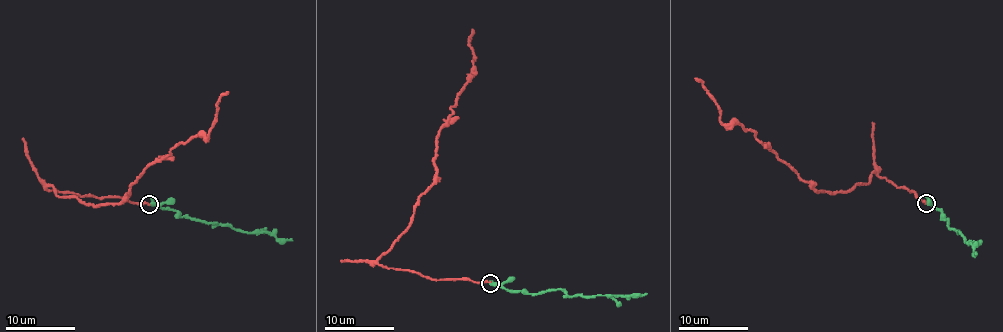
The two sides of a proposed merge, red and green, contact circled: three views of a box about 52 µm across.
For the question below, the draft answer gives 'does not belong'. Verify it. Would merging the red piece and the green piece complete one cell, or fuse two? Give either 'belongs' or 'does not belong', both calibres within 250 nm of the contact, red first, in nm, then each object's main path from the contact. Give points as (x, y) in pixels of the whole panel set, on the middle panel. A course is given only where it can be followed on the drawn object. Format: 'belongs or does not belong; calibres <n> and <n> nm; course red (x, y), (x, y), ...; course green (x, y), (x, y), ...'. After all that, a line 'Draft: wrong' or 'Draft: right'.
belongs; calibres 200 and 260 nm; course red (490, 282), (432, 279), (382, 267), (377, 258), (409, 226), (436, 174), (435, 140), (468, 80), (473, 29); course green (490, 282), (529, 293), (562, 289), (570, 296), (647, 293)
Draft: wrong

